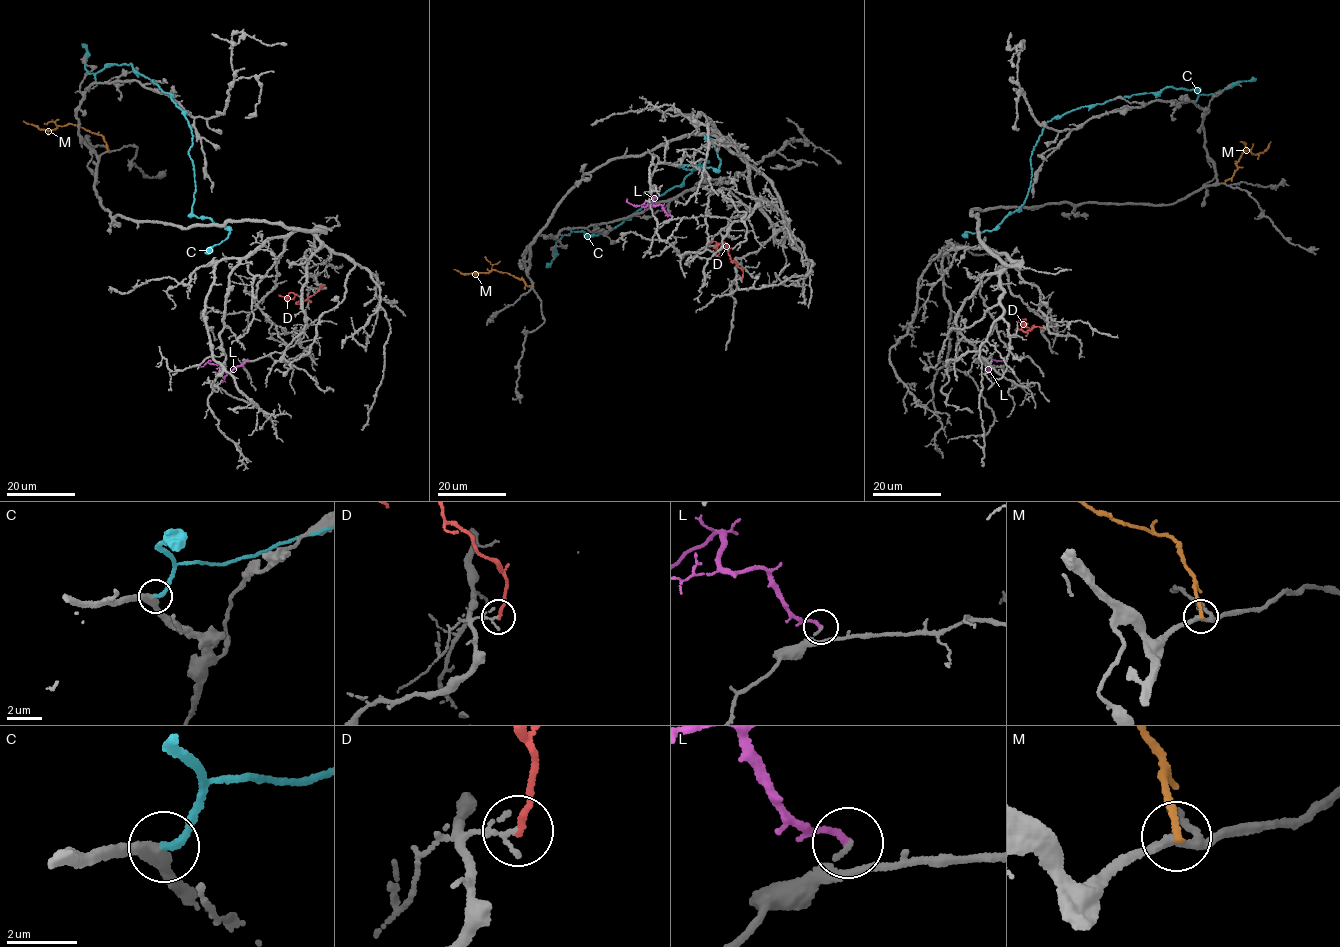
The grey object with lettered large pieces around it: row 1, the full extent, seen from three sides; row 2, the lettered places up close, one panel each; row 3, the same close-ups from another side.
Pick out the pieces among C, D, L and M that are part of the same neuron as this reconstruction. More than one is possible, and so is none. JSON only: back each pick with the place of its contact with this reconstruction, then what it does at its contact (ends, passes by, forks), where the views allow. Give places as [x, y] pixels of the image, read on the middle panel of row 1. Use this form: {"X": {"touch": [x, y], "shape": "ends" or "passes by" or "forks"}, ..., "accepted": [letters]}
{"accepted": []}

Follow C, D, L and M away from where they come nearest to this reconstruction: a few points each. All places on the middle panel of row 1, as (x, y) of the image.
C: (570, 229), (605, 233), (708, 161), (700, 159), (690, 170), (682, 167), (717, 169), (719, 158), (706, 135)
D: (741, 279), (742, 269), (730, 259), (727, 245), (723, 242), (717, 248), (719, 256)
L: (672, 216), (659, 205), (652, 205), (652, 198), (639, 206), (626, 199)
M: (532, 283), (531, 287), (526, 285), (523, 280), (493, 269), (462, 273), (454, 269)

